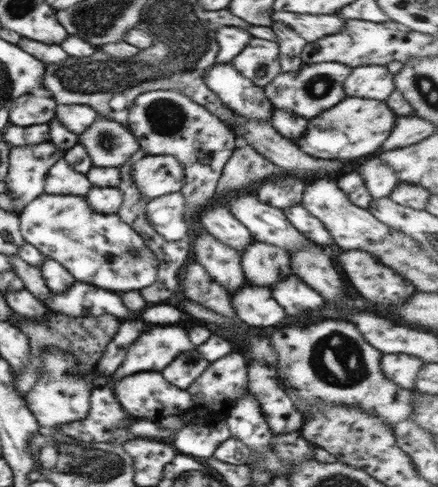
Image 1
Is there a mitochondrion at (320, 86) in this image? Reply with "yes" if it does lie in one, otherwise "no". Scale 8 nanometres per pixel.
yes

